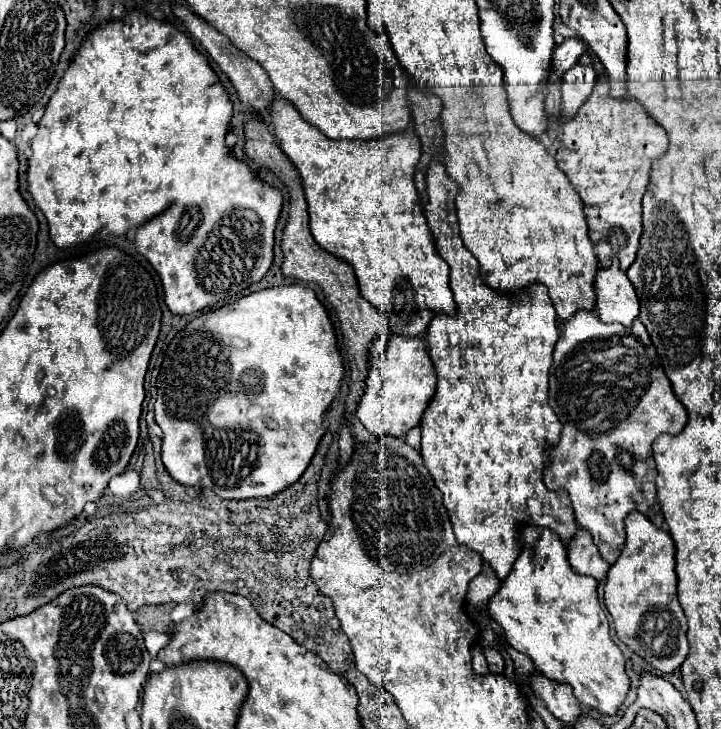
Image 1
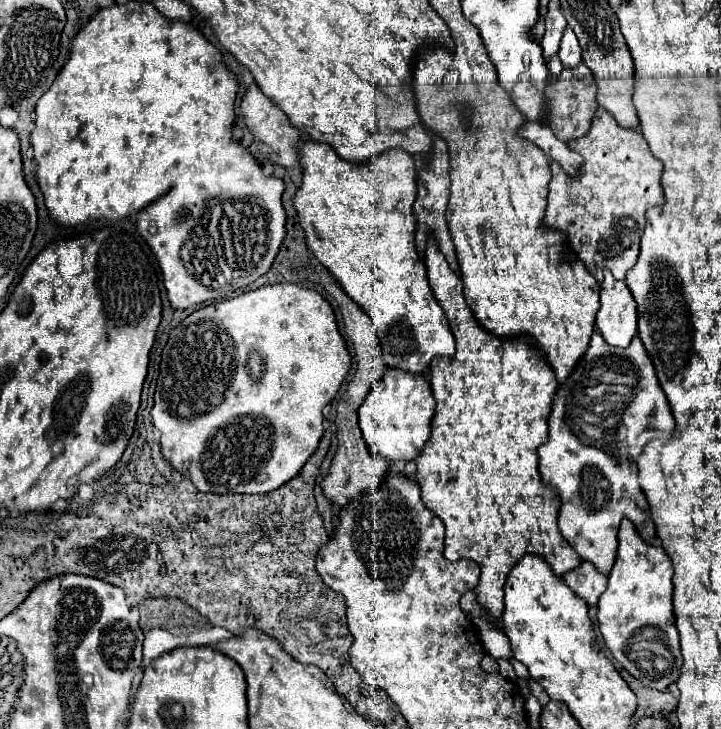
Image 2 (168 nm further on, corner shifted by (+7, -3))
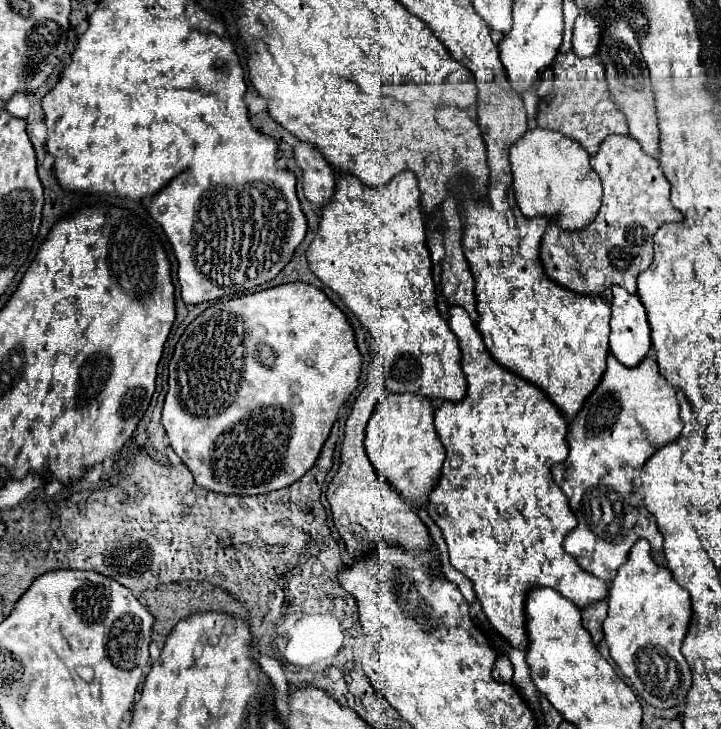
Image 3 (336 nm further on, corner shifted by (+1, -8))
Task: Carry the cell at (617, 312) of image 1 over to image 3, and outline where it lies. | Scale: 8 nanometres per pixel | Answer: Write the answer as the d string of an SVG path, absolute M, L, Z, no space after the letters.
M614 286L612 294L610 352L618 362L634 368L648 356L652 348L646 310L640 298L622 286Z

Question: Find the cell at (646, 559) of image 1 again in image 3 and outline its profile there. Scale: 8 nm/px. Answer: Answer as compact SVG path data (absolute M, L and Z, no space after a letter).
M640 540L640 544L634 544L626 564L622 564L622 568L618 570L608 594L608 616L604 620L604 640L610 648L612 660L620 666L622 674L632 682L632 688L650 706L676 708L686 700L686 694L692 686L692 672L680 648L690 628L690 620L692 620L690 594L672 580L666 568L660 568L654 564L650 556L650 544L646 540Z

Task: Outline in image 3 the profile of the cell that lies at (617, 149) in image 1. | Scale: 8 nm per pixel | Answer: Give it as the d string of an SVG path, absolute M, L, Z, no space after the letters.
M608 136L598 154L592 156L592 168L604 188L596 222L582 232L564 232L552 222L542 238L540 260L546 276L562 288L596 294L610 302L612 284L636 294L638 274L652 264L652 236L662 224L680 222L684 216L670 204L670 184L658 160L646 156L630 136Z

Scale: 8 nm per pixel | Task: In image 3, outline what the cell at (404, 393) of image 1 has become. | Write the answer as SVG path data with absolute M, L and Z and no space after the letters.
M388 394L372 412L372 418L366 426L364 444L366 444L366 454L370 456L376 472L384 482L390 482L390 486L414 506L424 506L428 502L428 496L440 478L440 470L444 462L444 446L434 430L434 404L430 400L414 394Z

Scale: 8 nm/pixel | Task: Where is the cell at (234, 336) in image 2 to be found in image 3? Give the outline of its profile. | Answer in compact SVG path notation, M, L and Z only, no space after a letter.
M290 282L274 288L266 288L254 294L246 294L242 298L230 298L216 302L214 306L206 308L196 320L188 324L184 334L180 336L174 356L170 360L170 376L168 376L168 394L164 400L162 410L162 424L166 428L166 434L170 438L172 450L180 456L180 460L190 468L194 482L206 490L222 492L222 494L240 494L240 496L252 496L252 494L264 494L272 490L280 490L290 486L292 482L300 480L316 462L332 424L338 418L340 406L348 400L348 396L356 390L358 378L362 368L362 354L354 340L354 330L346 318L346 314L332 304L332 300L316 286L306 282Z

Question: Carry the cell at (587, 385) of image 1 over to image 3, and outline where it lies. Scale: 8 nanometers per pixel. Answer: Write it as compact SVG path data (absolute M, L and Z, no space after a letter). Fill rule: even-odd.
M608 356L608 368L602 376L600 386L590 394L584 408L578 412L578 416L568 426L568 436L566 436L568 448L570 448L568 458L566 458L566 462L556 464L552 468L554 482L568 496L570 508L578 518L578 526L566 536L564 548L578 562L578 566L584 572L598 576L606 582L612 582L618 568L628 560L632 546L640 538L646 538L650 542L654 562L658 566L666 564L664 552L662 552L662 534L656 528L656 518L646 510L642 492L636 492L636 490L642 486L640 470L646 464L646 460L658 448L674 442L674 438L680 436L684 424L682 424L678 412L680 412L680 408L676 402L676 392L660 376L656 360L646 358L646 360L642 360L642 364L638 364L638 368L626 368L624 364L618 364L618 360L614 360L614 356ZM604 498L610 502L610 510L604 508Z

